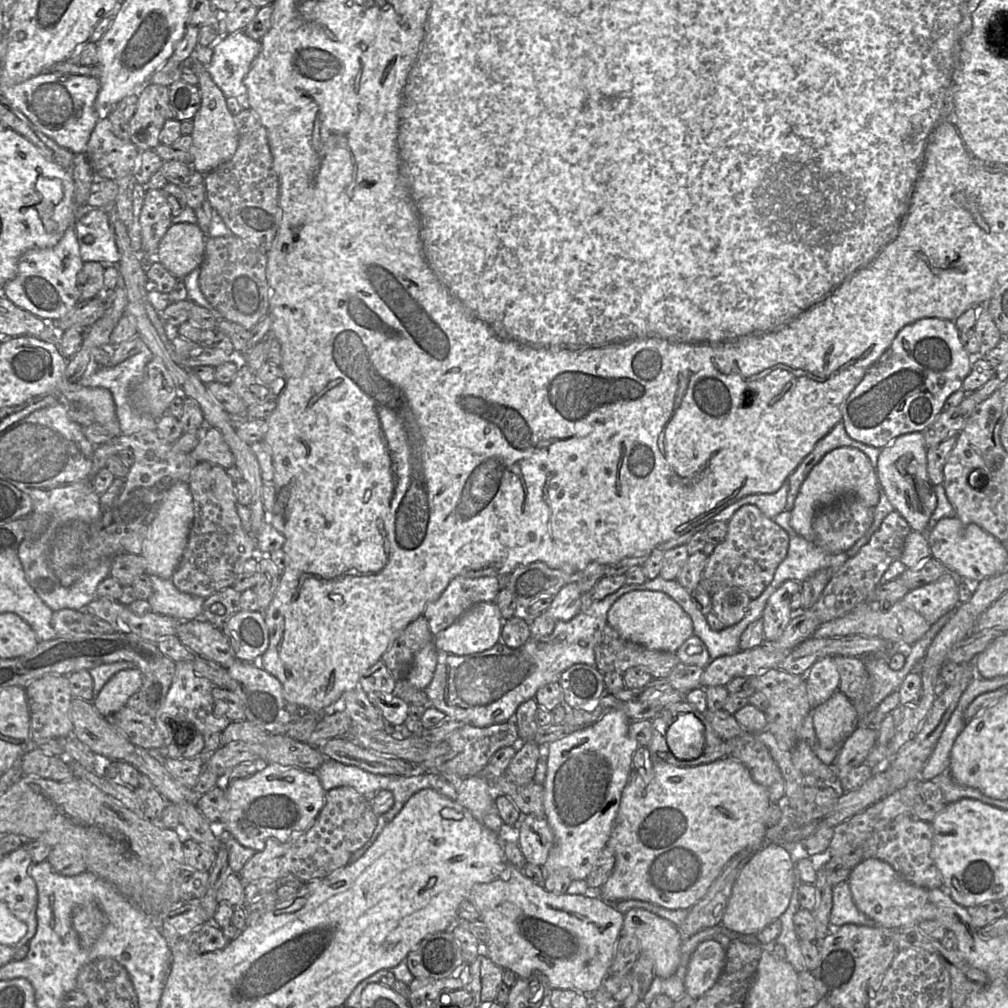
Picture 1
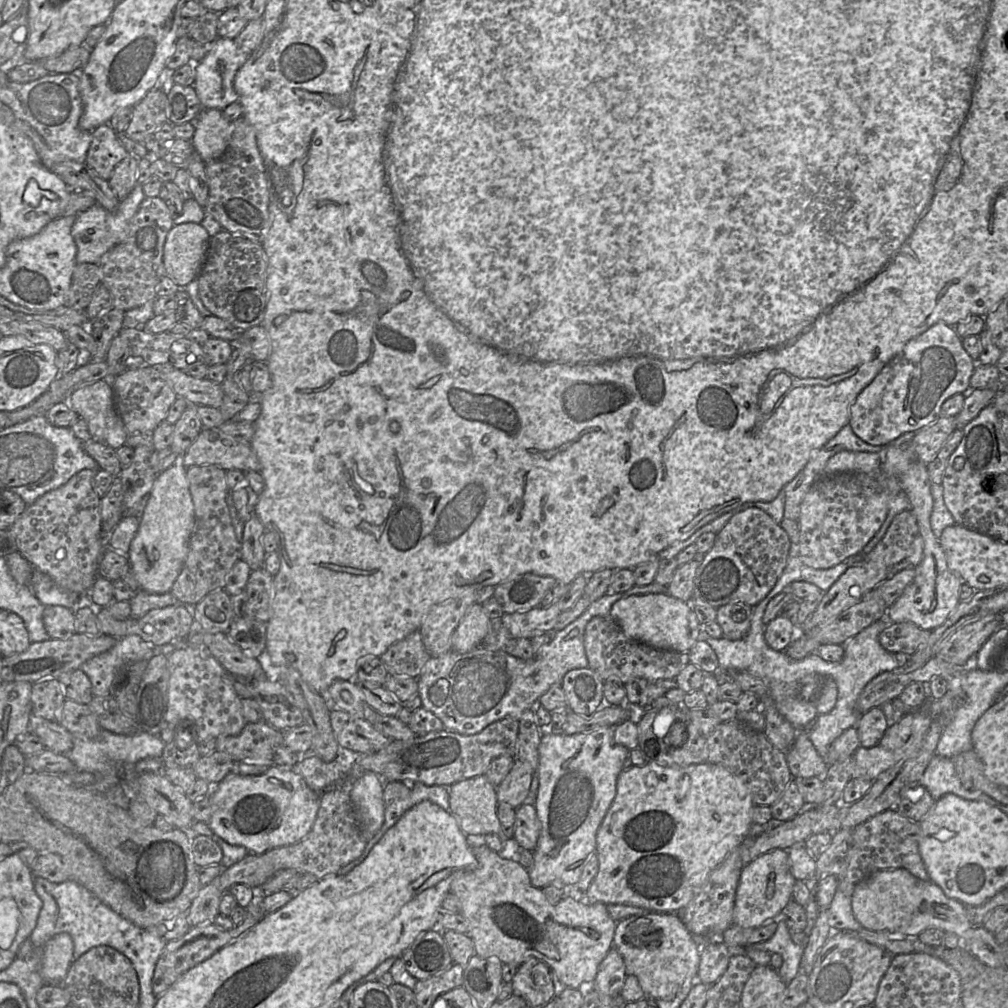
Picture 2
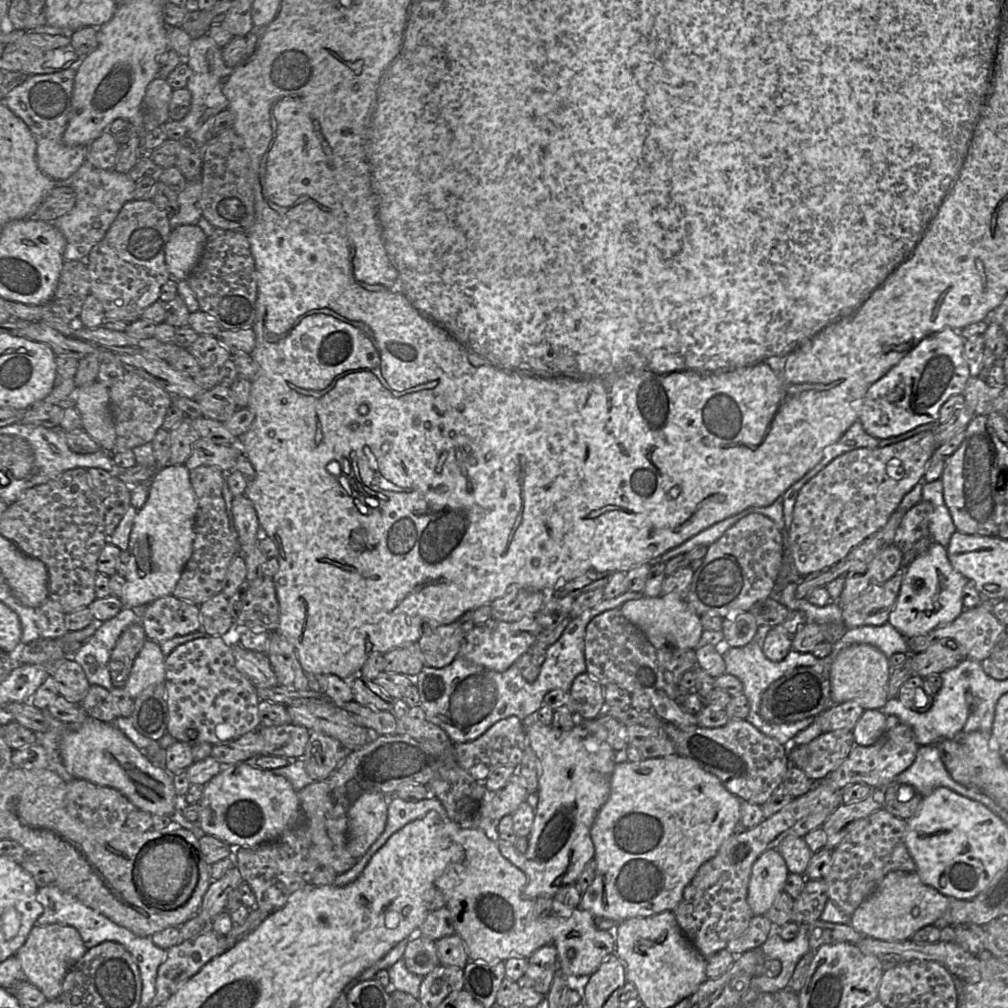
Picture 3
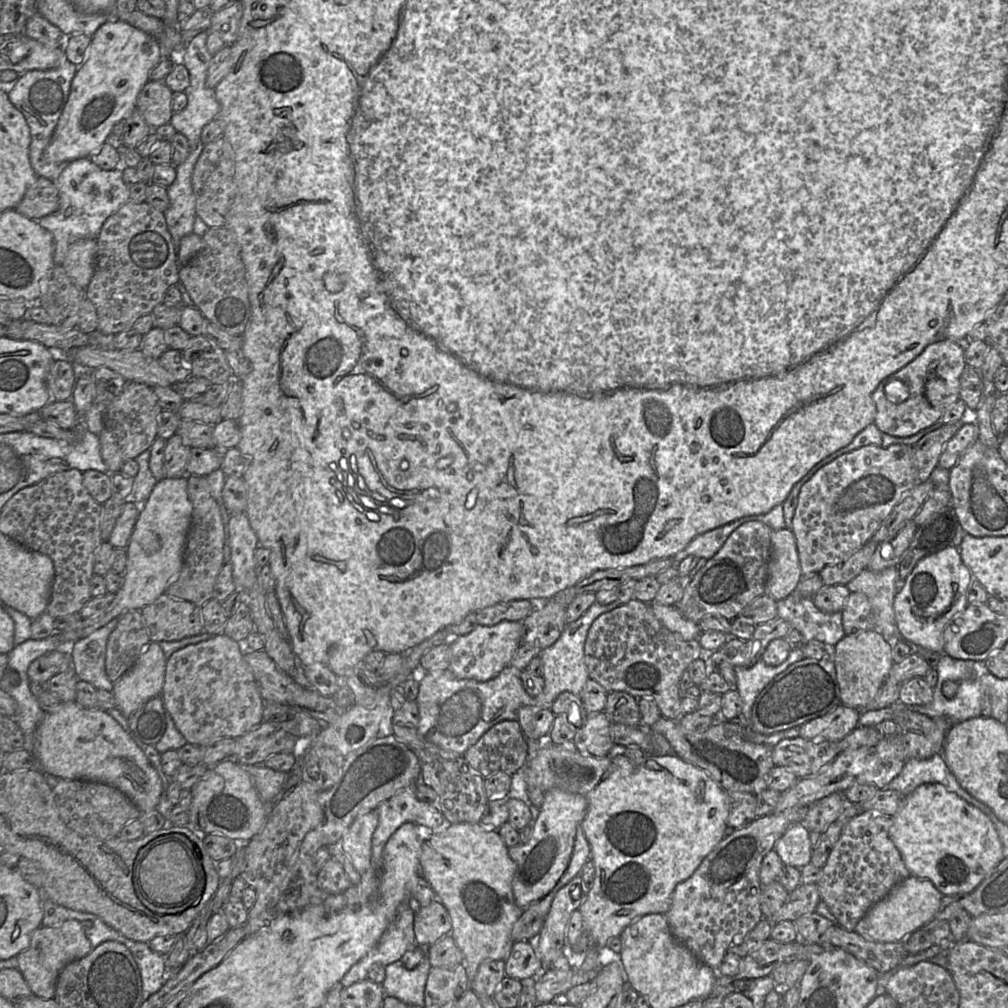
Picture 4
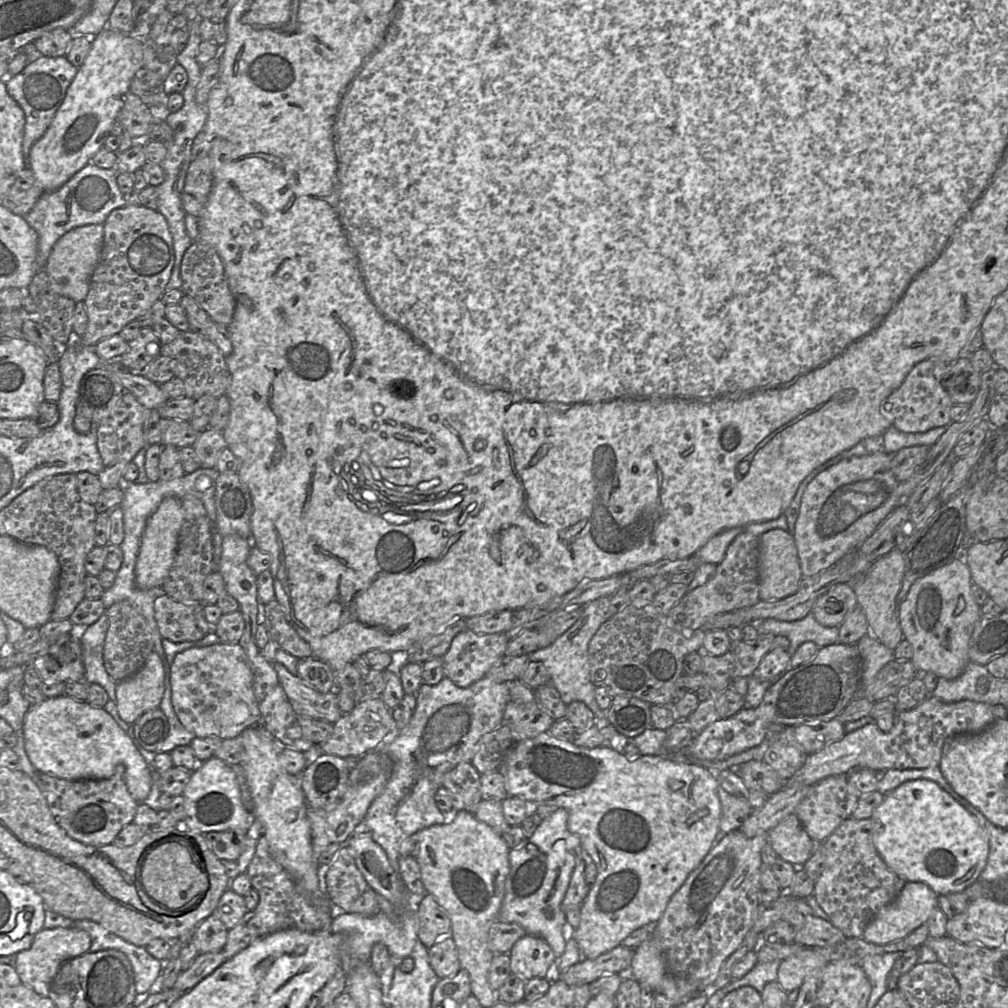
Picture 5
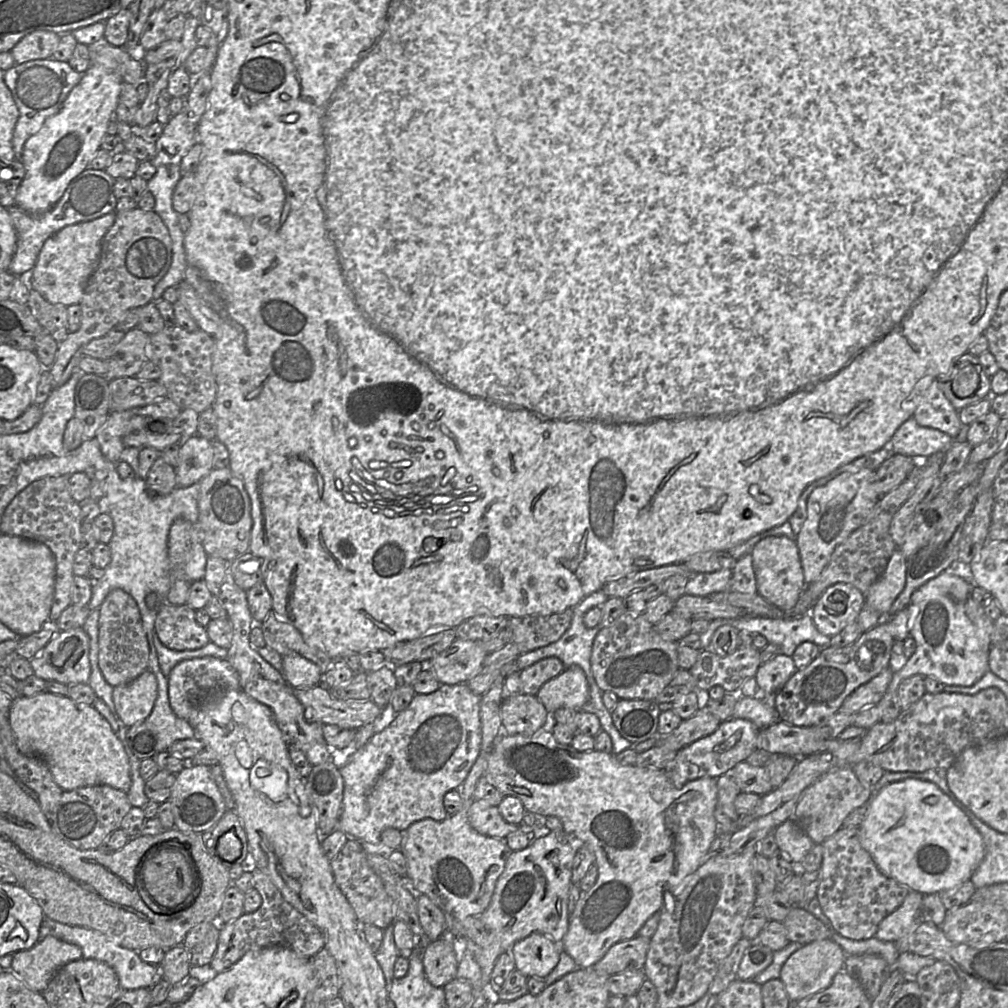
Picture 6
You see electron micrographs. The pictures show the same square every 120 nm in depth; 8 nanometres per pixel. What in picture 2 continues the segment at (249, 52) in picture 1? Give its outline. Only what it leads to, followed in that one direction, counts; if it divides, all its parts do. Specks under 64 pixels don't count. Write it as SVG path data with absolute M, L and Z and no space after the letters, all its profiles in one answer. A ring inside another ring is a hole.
M218 37L214 42L207 46L206 56L195 63L195 81L193 87L199 98L202 109L223 110L229 104L239 100L239 95L234 89L234 78L237 71L246 62L249 54L244 52L230 38Z

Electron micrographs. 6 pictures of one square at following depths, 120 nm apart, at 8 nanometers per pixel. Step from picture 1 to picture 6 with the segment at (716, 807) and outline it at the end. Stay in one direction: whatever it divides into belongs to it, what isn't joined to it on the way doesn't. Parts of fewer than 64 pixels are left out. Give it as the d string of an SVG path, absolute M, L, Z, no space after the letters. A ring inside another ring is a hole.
M544 728L536 731L532 736L521 734L507 735L502 732L495 740L484 773L486 780L492 784L503 796L515 796L521 800L526 811L544 816L555 816L562 822L564 832L579 844L586 845L595 855L595 865L598 868L598 877L593 888L582 893L574 911L570 914L569 927L566 935L560 943L560 948L569 954L580 968L590 968L603 958L606 952L616 943L630 940L638 935L645 922L655 913L659 912L664 904L669 904L671 894L679 890L704 859L708 858L709 848L712 841L718 836L718 825L714 817L717 804L716 780L702 777L688 781L680 789L676 788L666 772L662 769L639 767L636 765L623 765L617 761L612 753L596 750L578 752L570 745L559 743L551 731Z

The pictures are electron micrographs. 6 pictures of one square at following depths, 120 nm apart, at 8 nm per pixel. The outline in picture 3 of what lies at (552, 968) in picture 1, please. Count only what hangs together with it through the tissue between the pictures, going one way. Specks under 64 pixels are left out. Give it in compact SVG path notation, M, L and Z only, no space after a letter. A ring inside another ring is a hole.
M463 825L453 834L452 840L463 848L464 859L449 864L435 880L435 887L445 896L446 906L453 917L455 934L463 940L469 960L494 963L511 958L528 959L539 948L553 945L557 949L558 967L566 976L591 976L605 959L615 953L614 932L598 929L594 923L595 916L580 907L569 917L554 914L538 917L534 912L535 900L523 894L527 876L502 856L498 842L489 839L483 830Z

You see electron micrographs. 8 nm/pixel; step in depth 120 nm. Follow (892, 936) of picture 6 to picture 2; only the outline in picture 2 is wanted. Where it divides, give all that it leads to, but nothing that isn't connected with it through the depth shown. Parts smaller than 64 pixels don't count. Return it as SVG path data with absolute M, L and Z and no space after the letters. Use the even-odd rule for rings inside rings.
M889 868L873 872L855 886L851 902L856 920L869 930L918 936L929 927L937 927L944 932L953 932L958 938L963 939L964 934L973 927L967 916L967 906L954 898L947 897L941 887L931 880L921 880L904 868Z

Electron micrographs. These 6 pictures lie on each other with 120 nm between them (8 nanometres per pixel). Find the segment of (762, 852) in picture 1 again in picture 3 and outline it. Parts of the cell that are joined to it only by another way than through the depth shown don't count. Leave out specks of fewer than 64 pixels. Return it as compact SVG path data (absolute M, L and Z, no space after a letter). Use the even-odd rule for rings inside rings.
M777 849L763 852L753 863L747 902L754 916L764 915L770 909L778 894L784 891L789 873Z

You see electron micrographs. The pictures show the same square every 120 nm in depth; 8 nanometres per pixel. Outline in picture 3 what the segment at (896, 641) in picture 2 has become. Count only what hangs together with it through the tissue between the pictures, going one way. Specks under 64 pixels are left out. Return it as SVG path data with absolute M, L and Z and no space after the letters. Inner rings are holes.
M983 599L983 601L979 605L973 608L965 609L953 622L944 626L939 626L926 635L907 638L907 643L910 652L912 654L921 653L934 644L946 643L946 640L954 640L959 646L959 649L961 650L964 658L969 658L978 662L982 662L985 658L987 658L990 655L999 638L1001 637L1002 633L1006 629L1006 626L1002 624L992 612L993 601L1000 600Z

